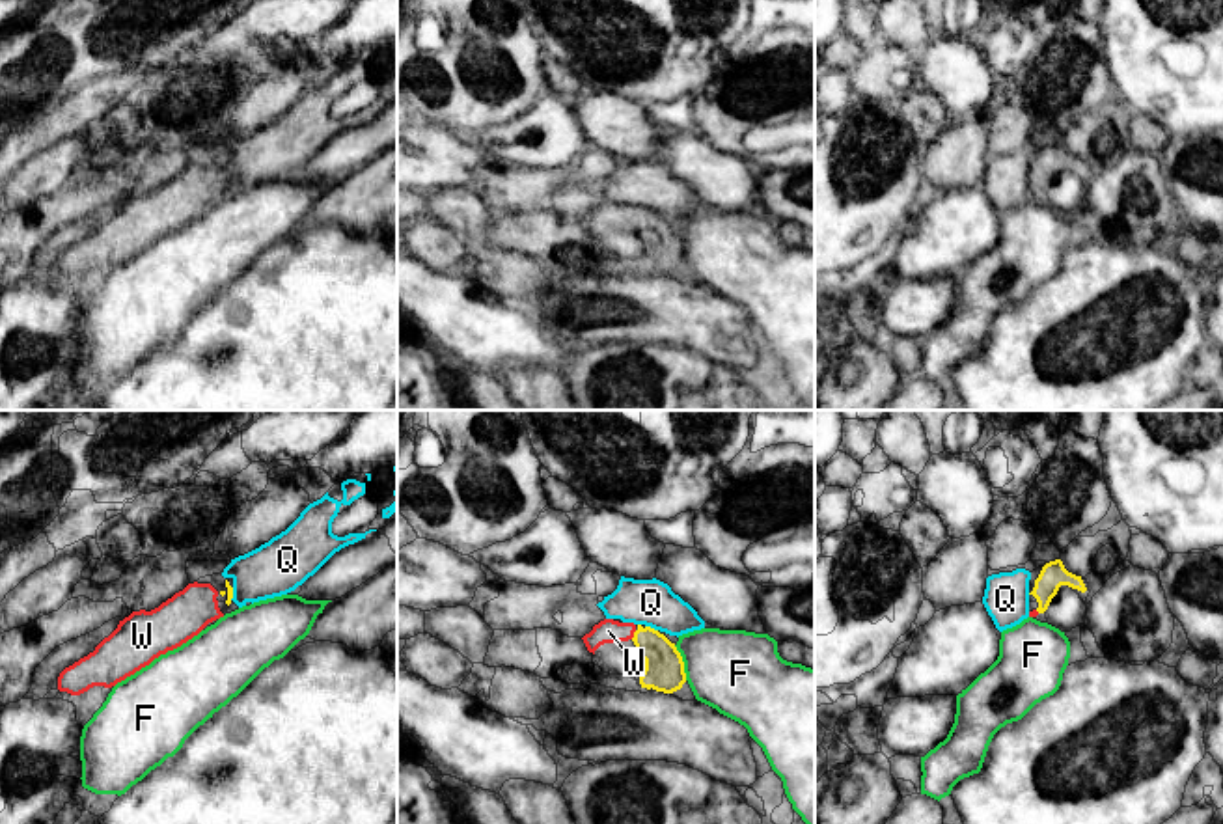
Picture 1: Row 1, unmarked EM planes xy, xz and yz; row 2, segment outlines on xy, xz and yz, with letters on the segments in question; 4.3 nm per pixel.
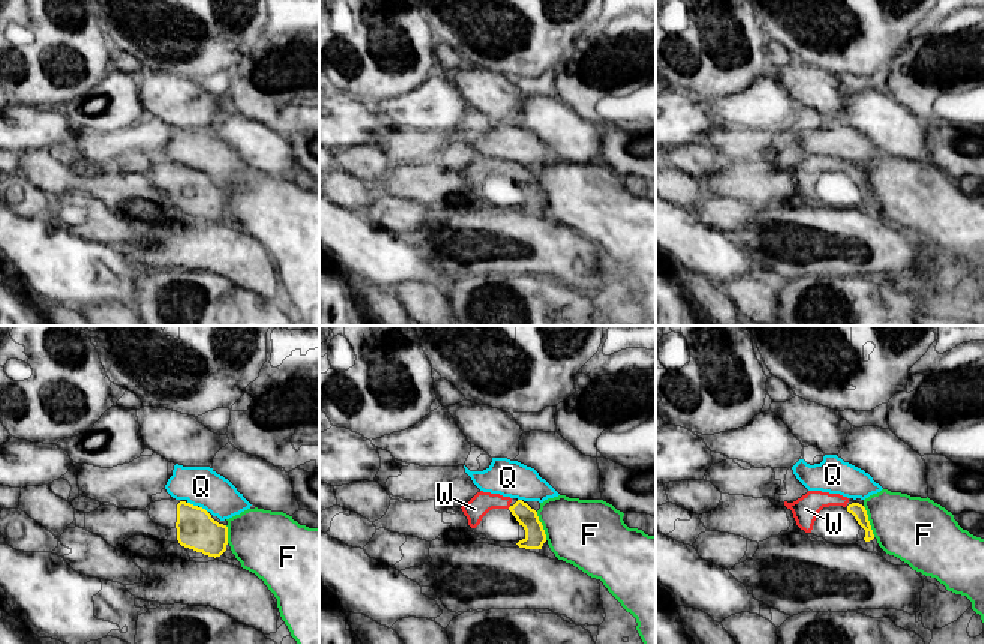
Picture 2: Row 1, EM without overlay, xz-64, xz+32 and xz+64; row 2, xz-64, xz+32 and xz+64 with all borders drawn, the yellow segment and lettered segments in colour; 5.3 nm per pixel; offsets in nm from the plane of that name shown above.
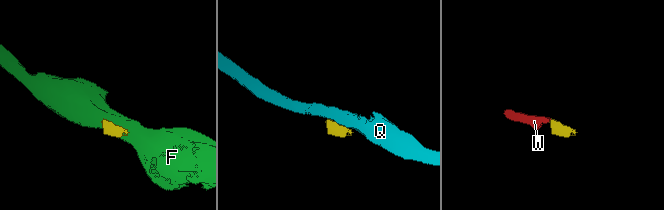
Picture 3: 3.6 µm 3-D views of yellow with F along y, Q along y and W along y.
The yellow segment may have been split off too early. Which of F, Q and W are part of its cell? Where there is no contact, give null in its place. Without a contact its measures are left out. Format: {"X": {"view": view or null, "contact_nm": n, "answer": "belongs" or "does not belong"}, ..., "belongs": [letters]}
{"F": {"view": "xz", "contact_nm": 160, "answer": "does not belong"}, "Q": {"view": "xz", "contact_nm": 60, "answer": "does not belong"}, "W": {"view": "xz", "contact_nm": 50, "answer": "belongs"}, "belongs": ["W"]}

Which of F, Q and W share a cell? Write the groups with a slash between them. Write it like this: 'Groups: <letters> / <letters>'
Groups: F / Q / W

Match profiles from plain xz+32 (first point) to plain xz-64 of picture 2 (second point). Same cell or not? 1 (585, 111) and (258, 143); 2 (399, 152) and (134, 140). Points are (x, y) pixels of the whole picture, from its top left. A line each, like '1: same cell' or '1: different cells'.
1: different cells
2: same cell

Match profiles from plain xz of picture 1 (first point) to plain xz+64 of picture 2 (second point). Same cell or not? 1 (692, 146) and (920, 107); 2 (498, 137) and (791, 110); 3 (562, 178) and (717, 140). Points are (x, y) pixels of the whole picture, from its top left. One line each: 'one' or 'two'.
1: two
2: one
3: one

